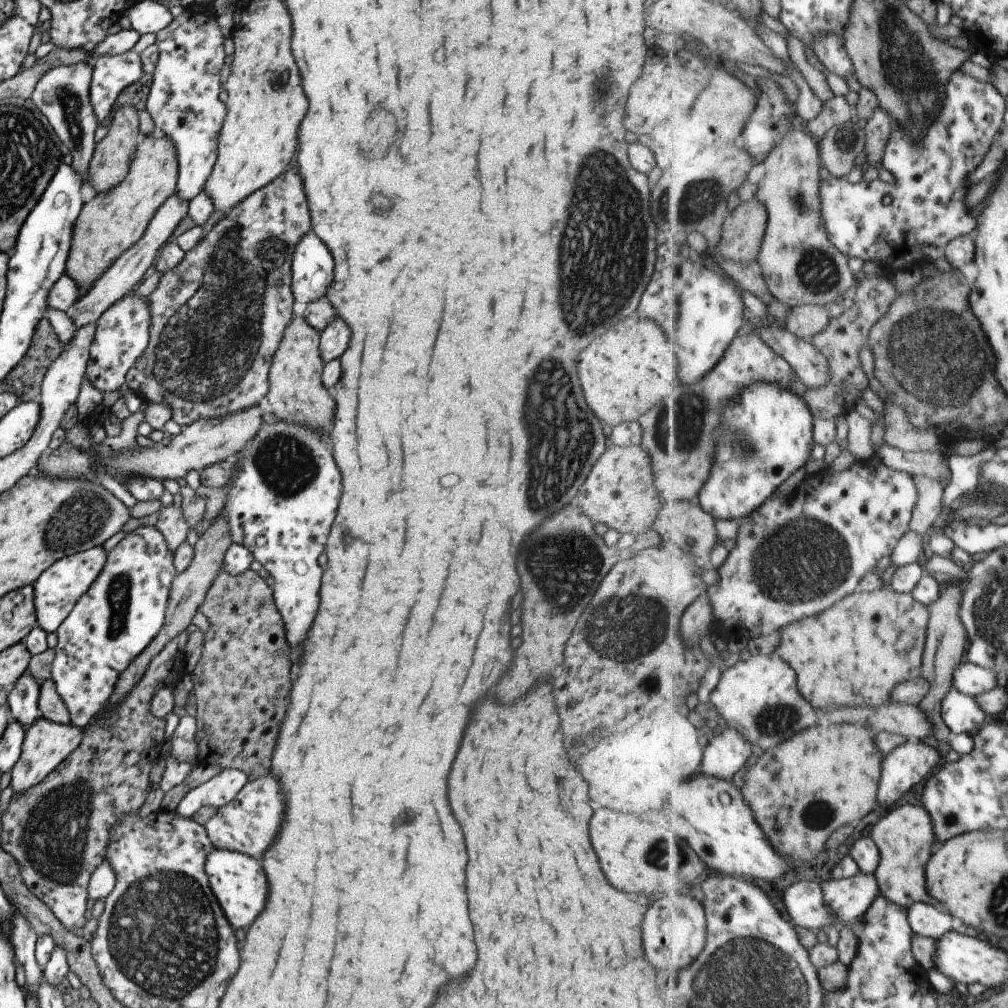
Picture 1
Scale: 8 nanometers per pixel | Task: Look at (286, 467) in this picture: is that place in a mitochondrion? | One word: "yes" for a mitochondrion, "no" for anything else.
yes

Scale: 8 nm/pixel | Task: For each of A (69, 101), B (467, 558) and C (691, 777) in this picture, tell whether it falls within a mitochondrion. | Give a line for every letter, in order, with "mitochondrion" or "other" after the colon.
A: mitochondrion
B: other
C: other

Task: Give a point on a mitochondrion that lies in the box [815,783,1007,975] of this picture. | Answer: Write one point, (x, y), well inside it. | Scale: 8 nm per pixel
(950, 818)

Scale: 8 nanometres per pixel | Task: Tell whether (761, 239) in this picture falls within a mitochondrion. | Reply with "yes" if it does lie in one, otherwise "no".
no

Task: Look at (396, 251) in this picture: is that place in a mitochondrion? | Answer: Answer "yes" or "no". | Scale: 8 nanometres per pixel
no

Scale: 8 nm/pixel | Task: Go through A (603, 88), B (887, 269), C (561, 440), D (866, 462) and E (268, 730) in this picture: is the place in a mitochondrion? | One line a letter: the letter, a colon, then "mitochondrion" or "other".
A: mitochondrion
B: other
C: mitochondrion
D: other
E: other

